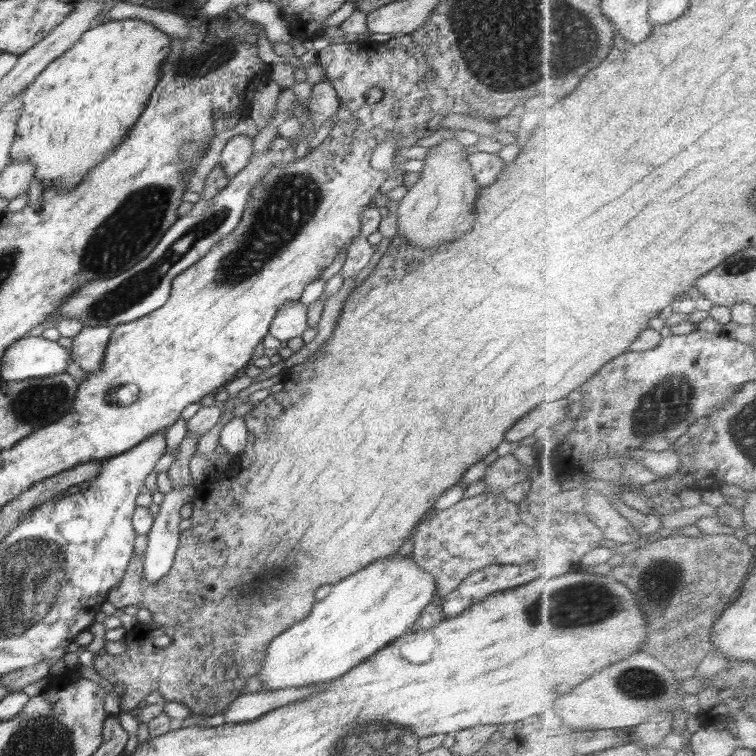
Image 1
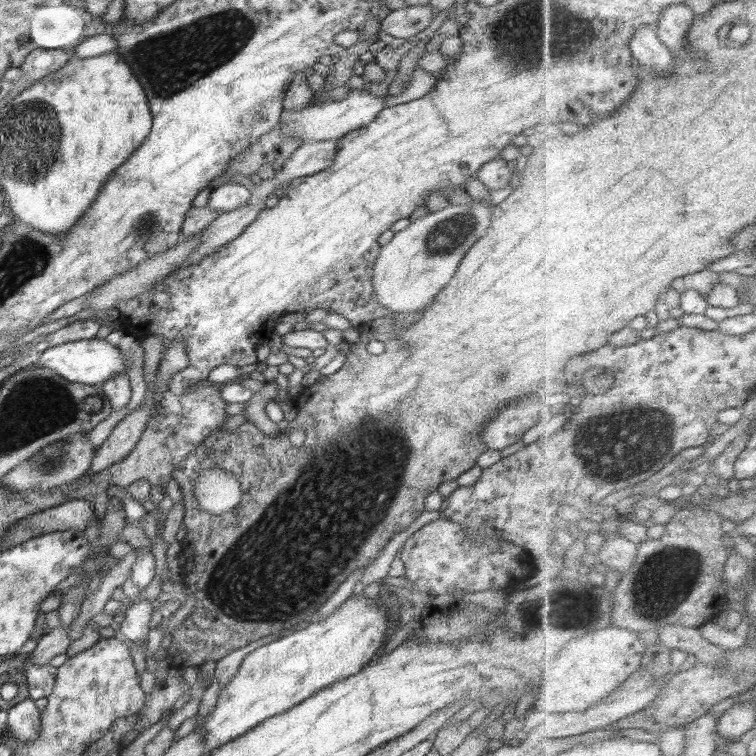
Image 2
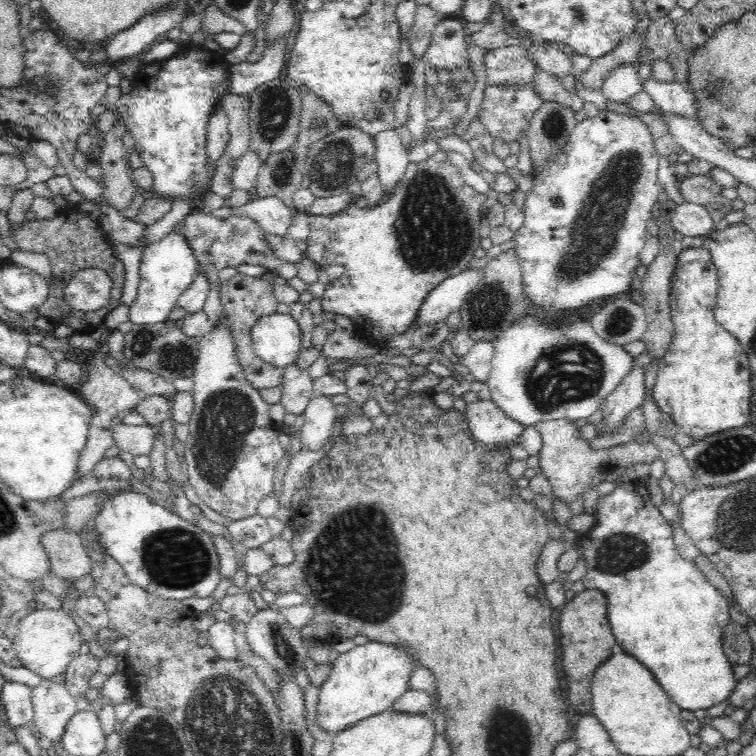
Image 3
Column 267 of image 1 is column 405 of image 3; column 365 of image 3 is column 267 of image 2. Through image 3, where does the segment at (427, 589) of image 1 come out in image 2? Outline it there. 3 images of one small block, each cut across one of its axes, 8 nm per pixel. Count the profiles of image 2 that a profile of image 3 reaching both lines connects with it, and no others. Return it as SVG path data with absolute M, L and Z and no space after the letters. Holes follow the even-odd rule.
M363 594L350 596L340 608L324 620L310 624L303 630L292 630L291 634L276 642L250 652L232 680L220 689L214 709L207 716L198 717L199 722L195 728L201 729L204 735L205 752L208 753L230 740L236 740L238 736L257 728L264 720L288 712L290 708L302 704L303 700L308 700L322 688L328 688L330 684L336 684L338 680L344 680L365 668L380 647L384 646L382 643L388 628L386 613L388 608L385 604L379 604L379 598L376 601L368 601Z

